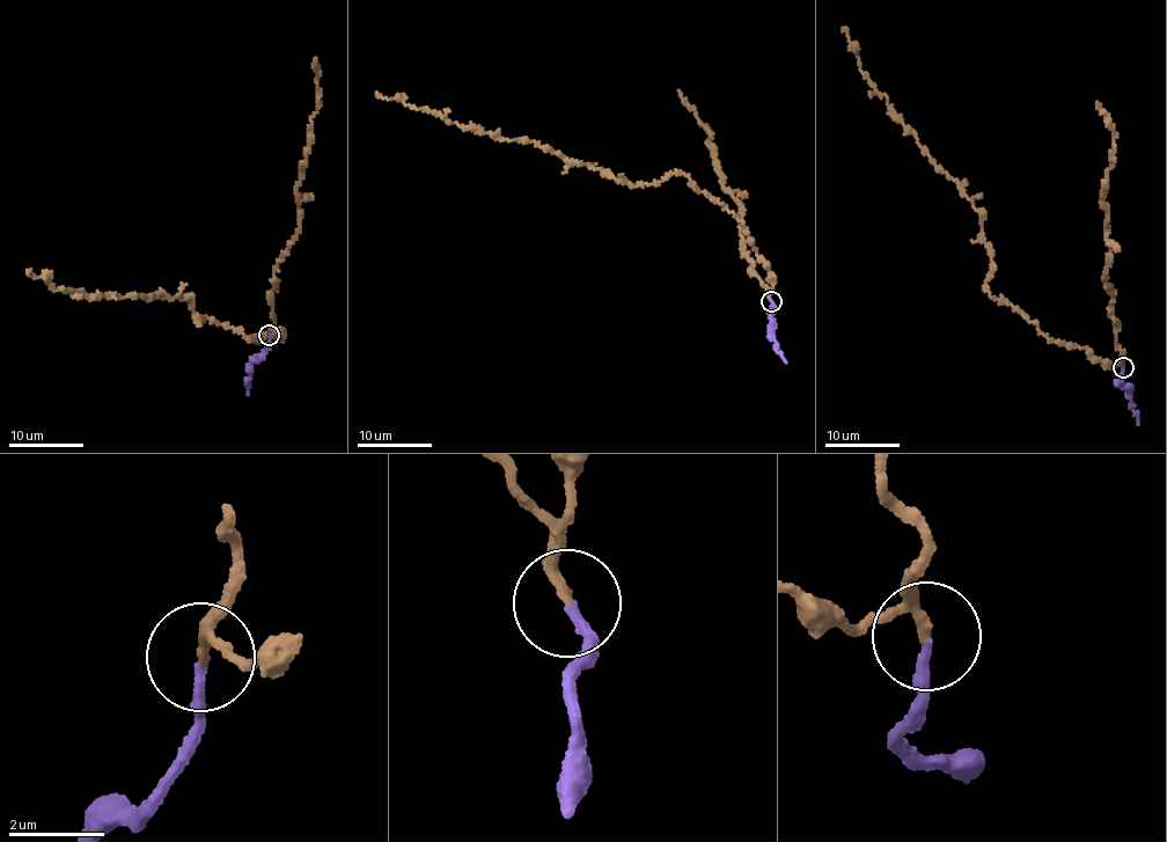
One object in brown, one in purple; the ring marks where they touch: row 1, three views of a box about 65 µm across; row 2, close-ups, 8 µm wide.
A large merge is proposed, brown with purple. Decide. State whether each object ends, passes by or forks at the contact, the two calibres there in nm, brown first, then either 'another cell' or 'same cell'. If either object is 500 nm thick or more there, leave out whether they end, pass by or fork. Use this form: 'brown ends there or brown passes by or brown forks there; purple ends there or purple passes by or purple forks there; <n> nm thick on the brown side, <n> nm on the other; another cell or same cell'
brown passes by; purple ends there; 160 nm thick on the brown side, 180 nm on the other; same cell

